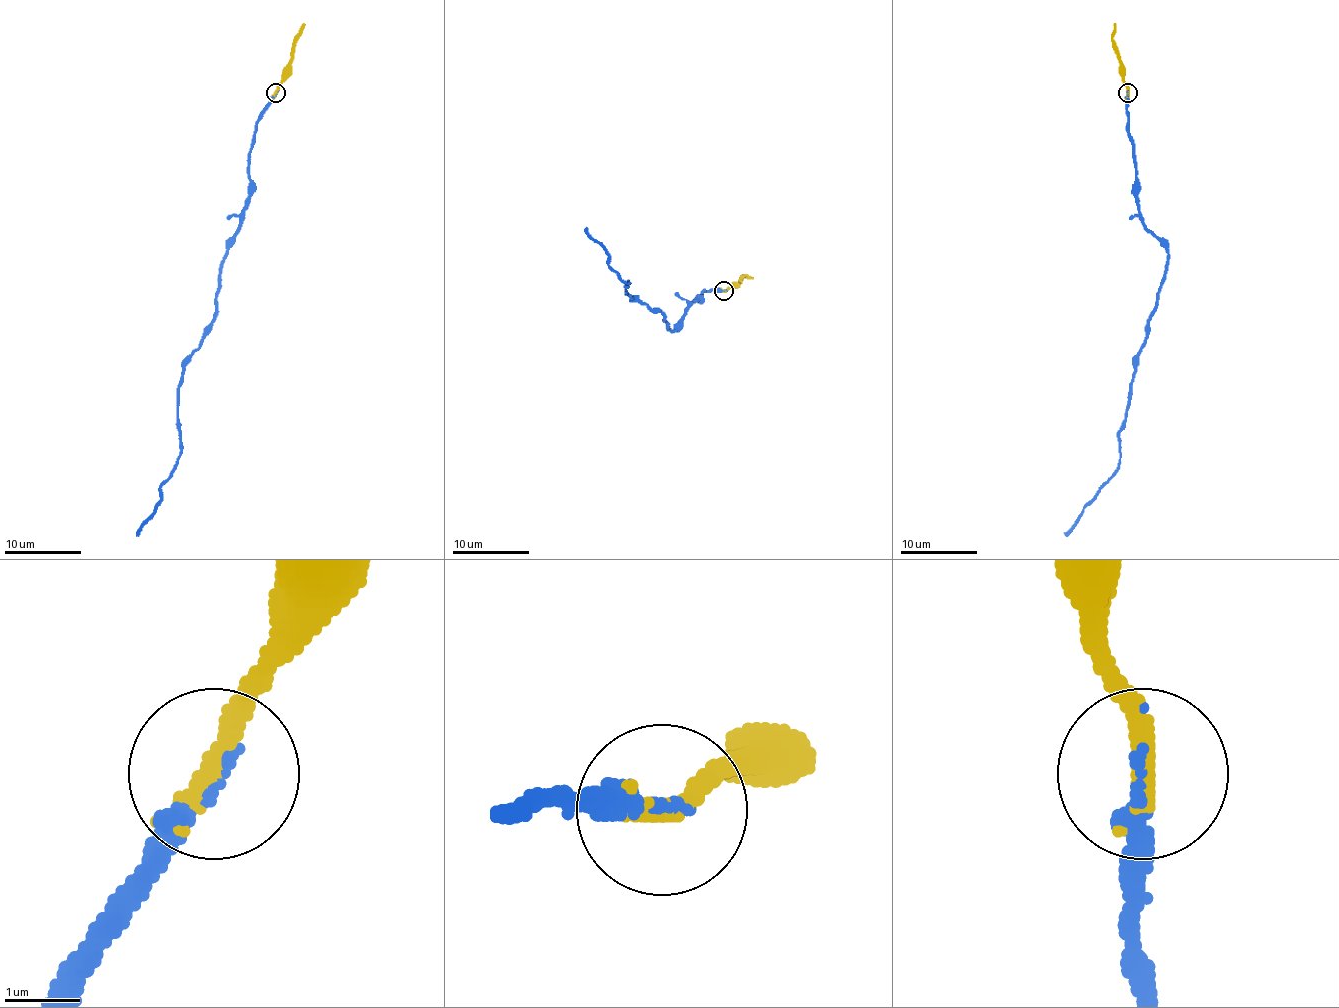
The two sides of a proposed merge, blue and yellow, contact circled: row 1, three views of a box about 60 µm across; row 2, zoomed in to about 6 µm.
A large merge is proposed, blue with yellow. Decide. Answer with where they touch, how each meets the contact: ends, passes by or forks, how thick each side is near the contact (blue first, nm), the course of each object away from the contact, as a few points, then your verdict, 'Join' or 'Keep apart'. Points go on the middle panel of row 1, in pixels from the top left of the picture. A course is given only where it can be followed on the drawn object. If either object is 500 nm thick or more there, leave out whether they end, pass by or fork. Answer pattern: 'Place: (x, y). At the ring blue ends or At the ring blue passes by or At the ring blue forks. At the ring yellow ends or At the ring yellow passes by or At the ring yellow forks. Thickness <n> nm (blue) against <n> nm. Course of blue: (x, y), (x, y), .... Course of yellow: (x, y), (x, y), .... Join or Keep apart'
Place: (724, 291). At the ring blue ends. At the ring yellow ends. Thickness 170 nm (blue) against 360 nm. Course of blue: (723, 290), (704, 290), (671, 331), (660, 311), (627, 292), (629, 282), (608, 265), (608, 252), (585, 228). Course of yellow: (723, 290), (733, 286), (745, 275), (752, 279). Join

